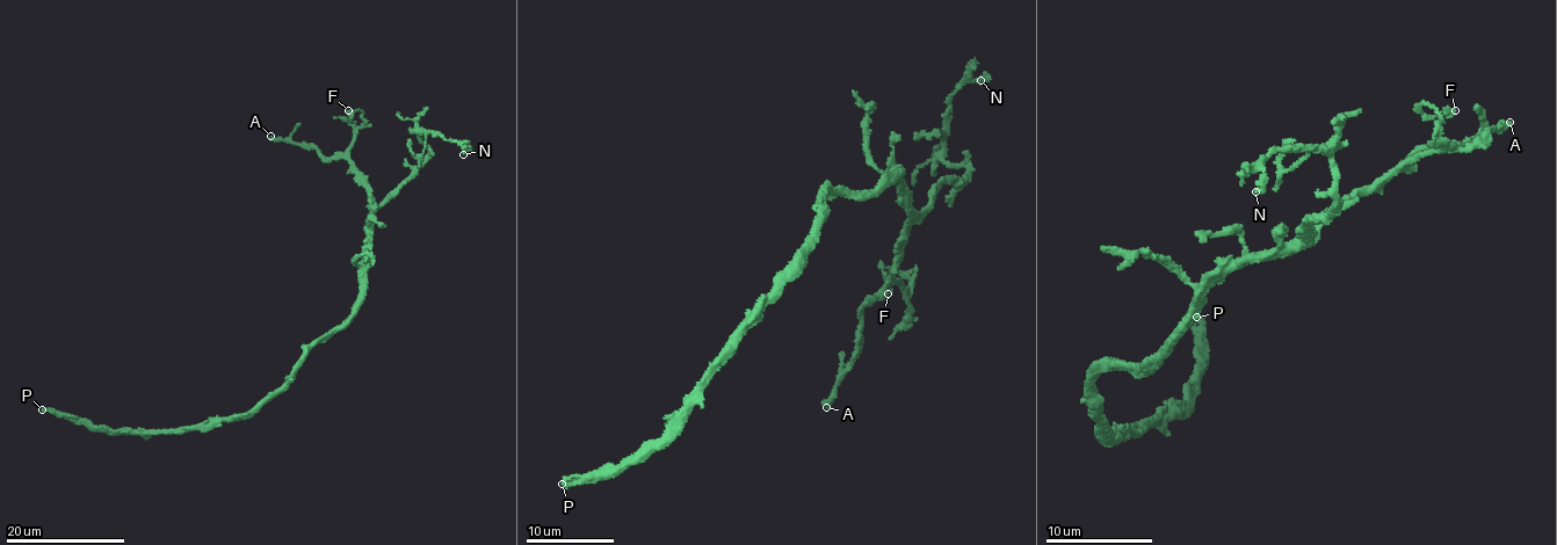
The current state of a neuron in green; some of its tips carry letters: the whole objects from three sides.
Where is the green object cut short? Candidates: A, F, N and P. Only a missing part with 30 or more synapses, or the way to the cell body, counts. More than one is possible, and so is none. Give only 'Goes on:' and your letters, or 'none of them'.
Goes on: A

